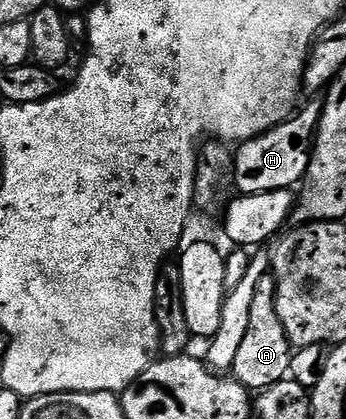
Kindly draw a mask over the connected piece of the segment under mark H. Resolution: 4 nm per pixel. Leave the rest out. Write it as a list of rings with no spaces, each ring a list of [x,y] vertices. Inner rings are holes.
[[[316,100],[305,106],[280,126],[274,126],[272,130],[258,134],[248,142],[238,143],[234,151],[235,188],[240,195],[291,190],[298,187],[307,177],[311,149],[315,146],[315,133],[321,120],[323,104],[322,101]]]

